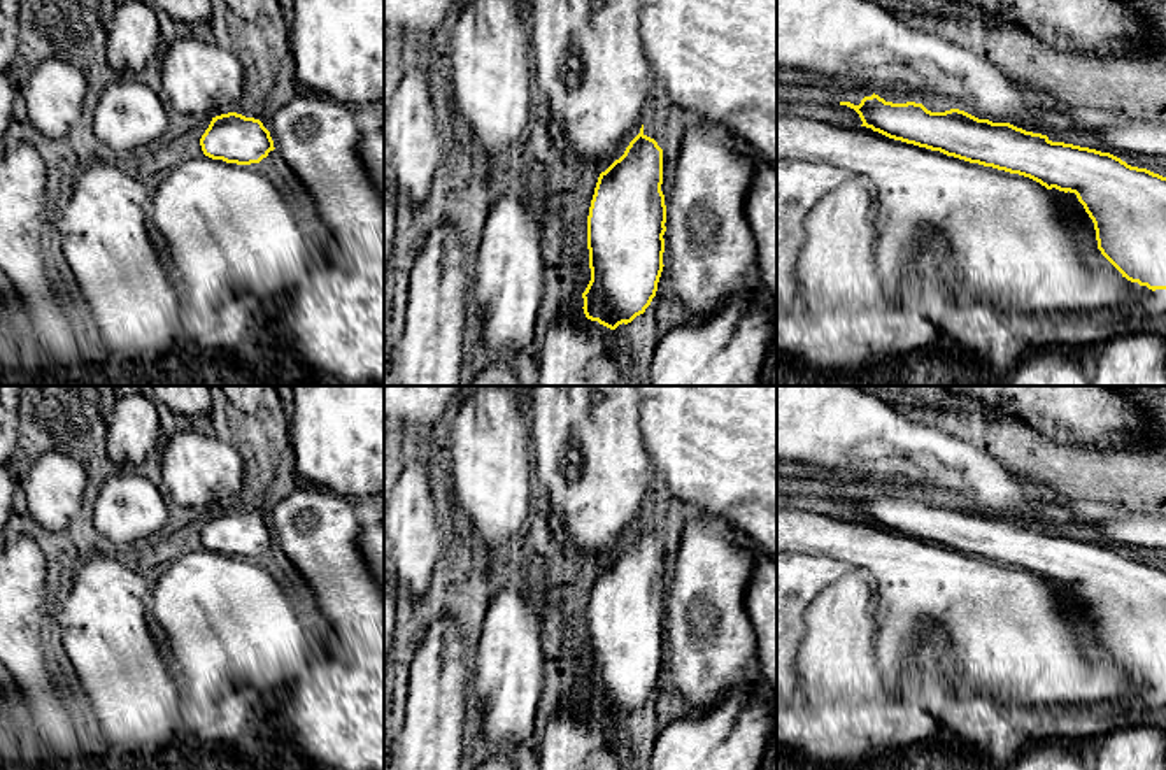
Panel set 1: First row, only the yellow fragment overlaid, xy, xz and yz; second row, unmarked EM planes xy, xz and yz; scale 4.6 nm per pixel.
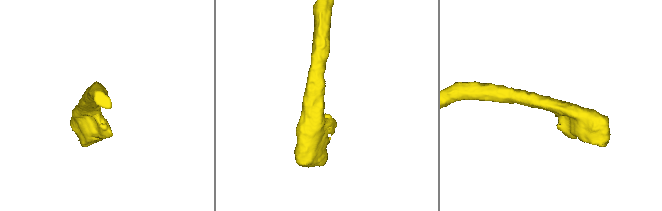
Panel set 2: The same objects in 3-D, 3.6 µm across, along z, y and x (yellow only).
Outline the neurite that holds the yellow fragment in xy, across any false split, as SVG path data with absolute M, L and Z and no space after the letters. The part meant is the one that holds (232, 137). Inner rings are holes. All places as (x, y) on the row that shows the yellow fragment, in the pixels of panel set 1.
M237 112L212 118L200 146L205 156L237 165L260 163L275 149L270 132L260 119Z

